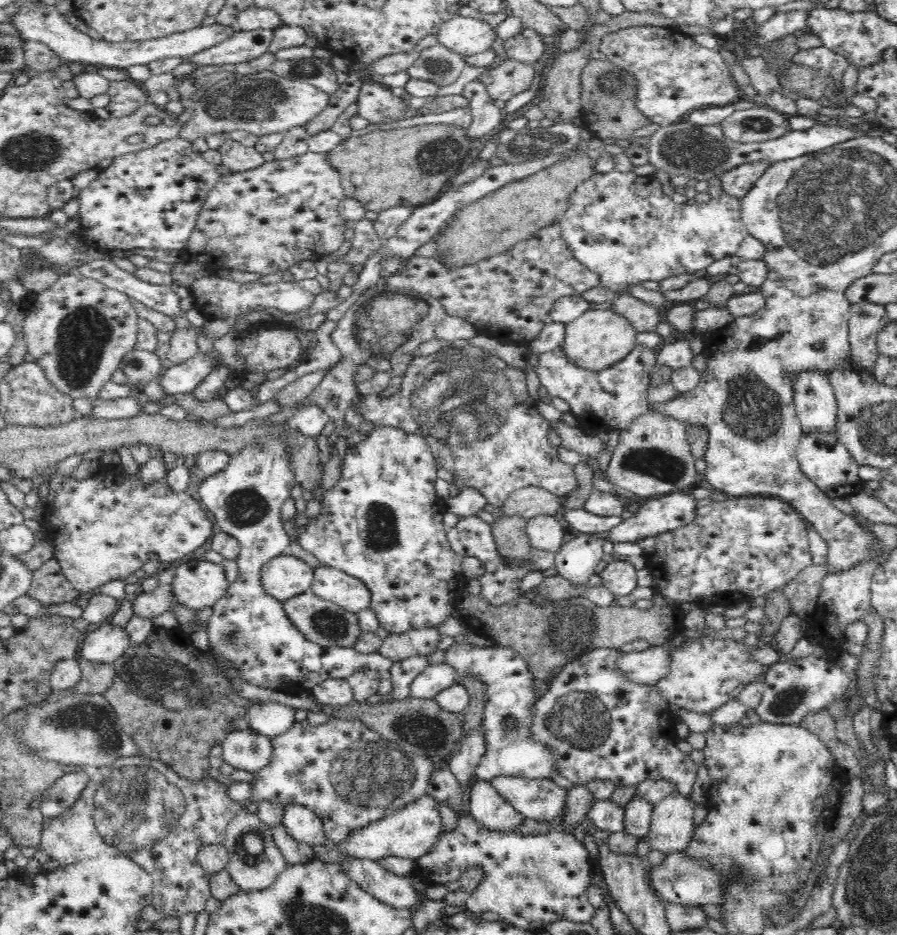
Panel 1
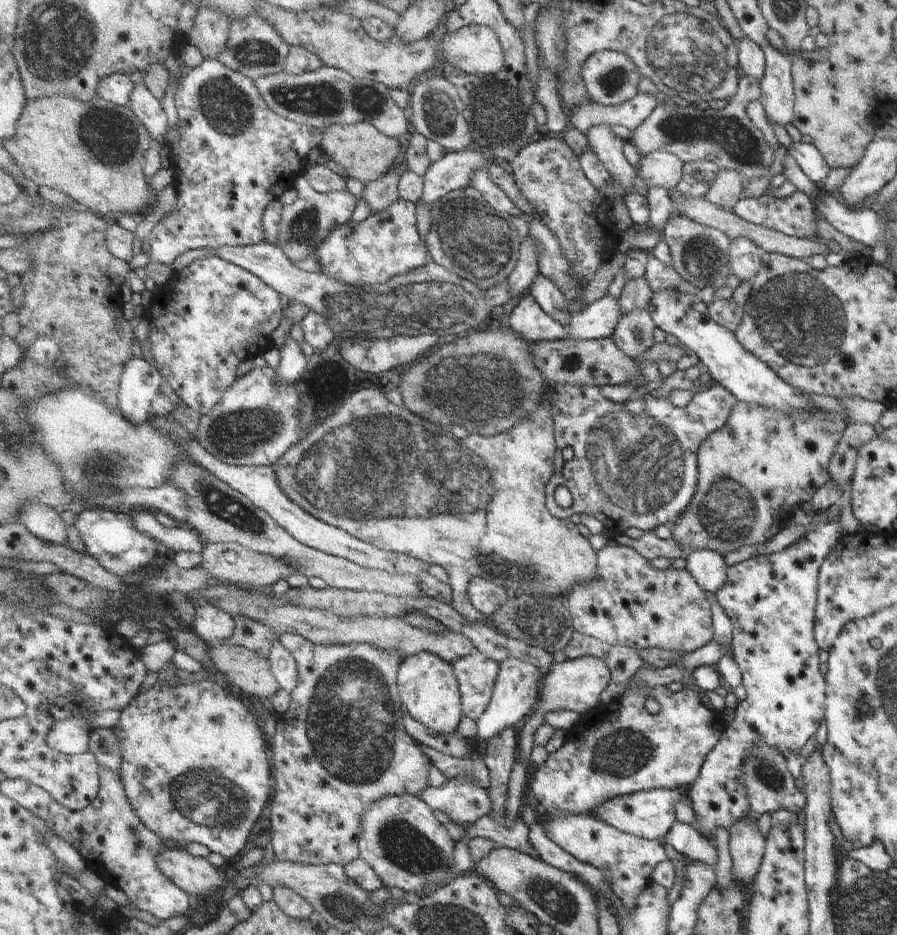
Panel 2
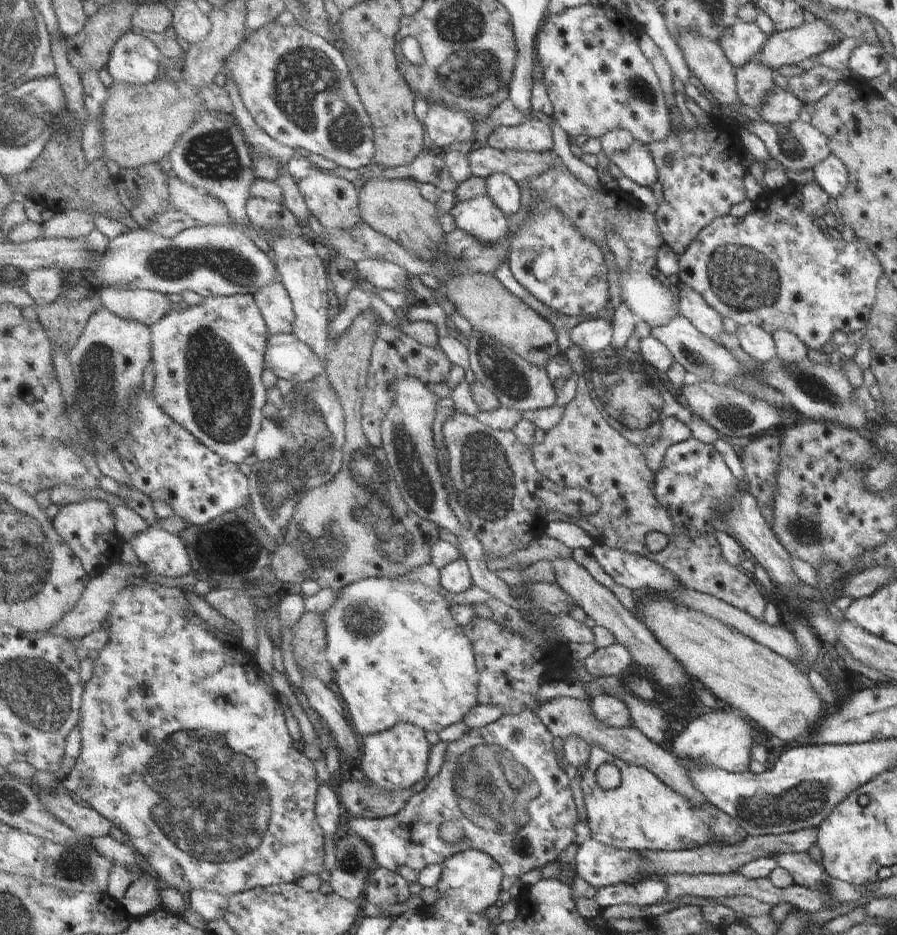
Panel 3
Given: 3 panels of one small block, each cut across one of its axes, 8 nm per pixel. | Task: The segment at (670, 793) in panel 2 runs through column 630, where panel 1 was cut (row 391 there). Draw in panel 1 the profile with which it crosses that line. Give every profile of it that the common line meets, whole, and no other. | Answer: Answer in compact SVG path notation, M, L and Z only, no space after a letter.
M816 370L800 372L794 380L793 401L804 435L835 432L837 400L828 374Z

